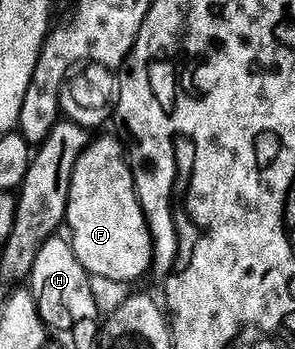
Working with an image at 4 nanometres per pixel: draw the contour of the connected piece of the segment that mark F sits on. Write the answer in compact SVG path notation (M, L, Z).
M102 135L99 139L91 138L80 157L76 157L76 165L72 169L68 185L70 199L66 203L64 223L67 228L70 226L68 238L76 253L76 261L84 265L91 277L95 280L107 279L110 283L130 283L133 279L140 278L145 271L151 270L154 245L150 238L150 225L138 200L138 188L134 182L134 173L128 162L123 140L118 139L113 139L110 135Z

